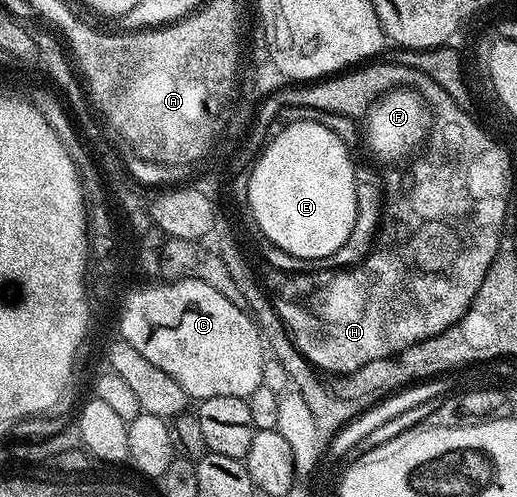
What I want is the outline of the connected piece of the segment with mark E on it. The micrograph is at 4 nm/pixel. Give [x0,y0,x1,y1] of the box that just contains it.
[246,120,356,258]

